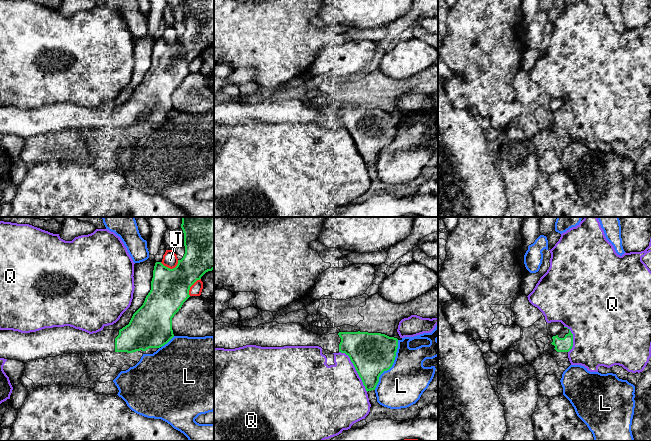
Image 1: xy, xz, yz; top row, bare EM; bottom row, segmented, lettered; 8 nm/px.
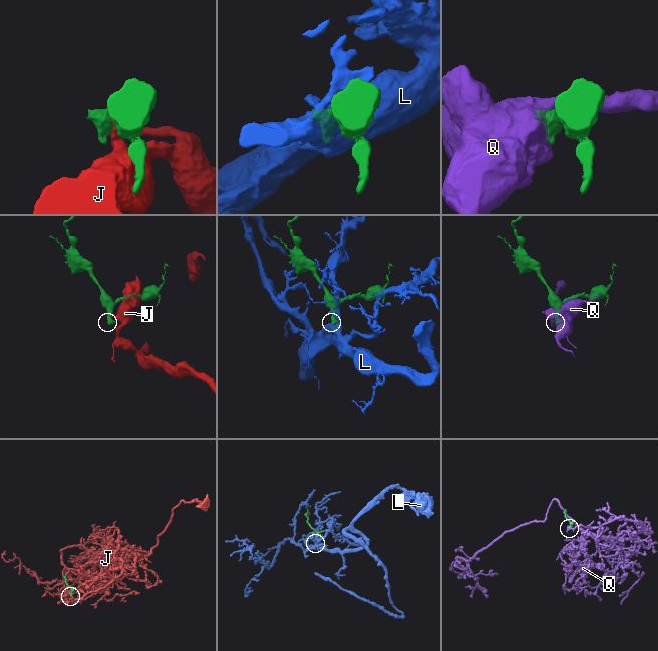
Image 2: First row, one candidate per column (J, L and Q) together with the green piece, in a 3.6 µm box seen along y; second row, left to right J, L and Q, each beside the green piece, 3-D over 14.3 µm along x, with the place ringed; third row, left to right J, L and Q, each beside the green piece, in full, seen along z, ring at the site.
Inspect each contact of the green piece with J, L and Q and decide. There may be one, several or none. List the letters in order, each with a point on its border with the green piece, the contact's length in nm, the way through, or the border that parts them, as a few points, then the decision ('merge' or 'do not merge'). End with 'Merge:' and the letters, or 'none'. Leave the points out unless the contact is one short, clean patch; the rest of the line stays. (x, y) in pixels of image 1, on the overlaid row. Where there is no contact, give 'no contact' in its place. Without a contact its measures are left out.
J: xy (169, 268) | 150 nm | do not merge
L: xz (391, 366) | 440 nm | do not merge
Q: xz (355, 368) | 400 nm | do not merge
Merge: none

